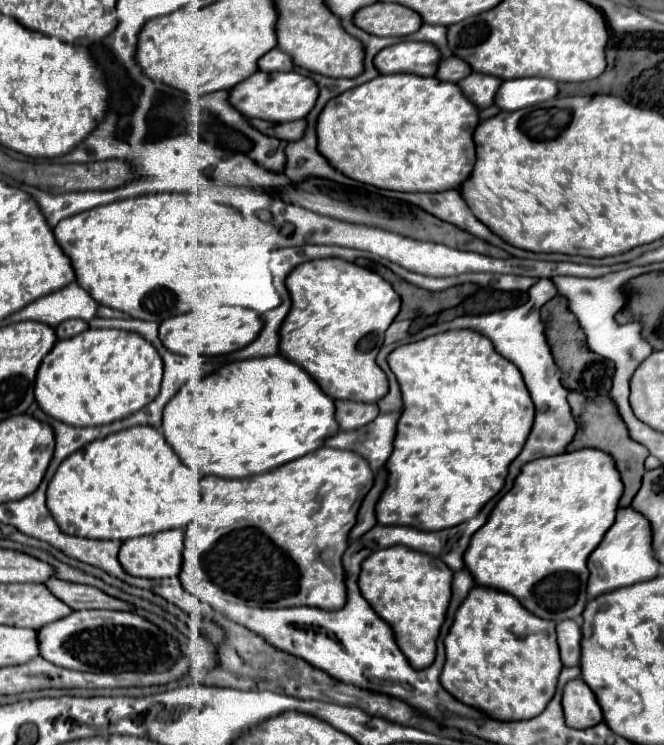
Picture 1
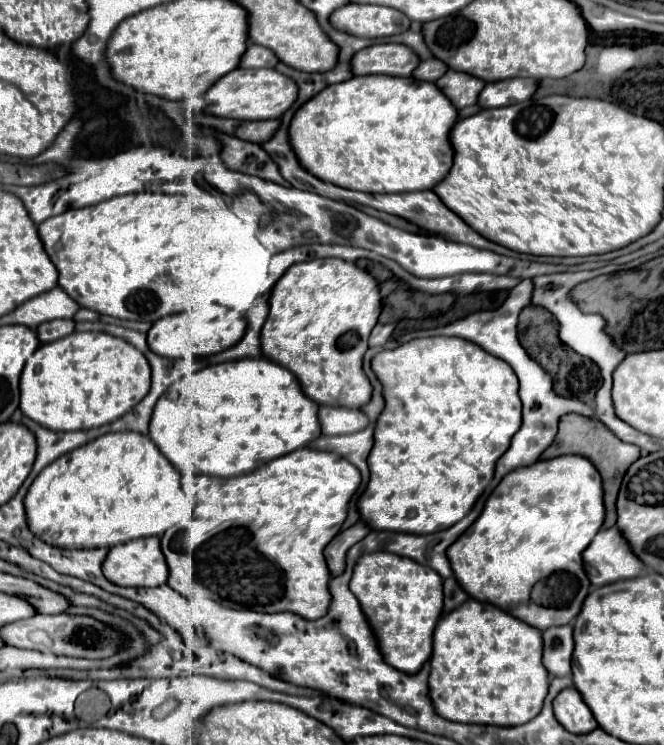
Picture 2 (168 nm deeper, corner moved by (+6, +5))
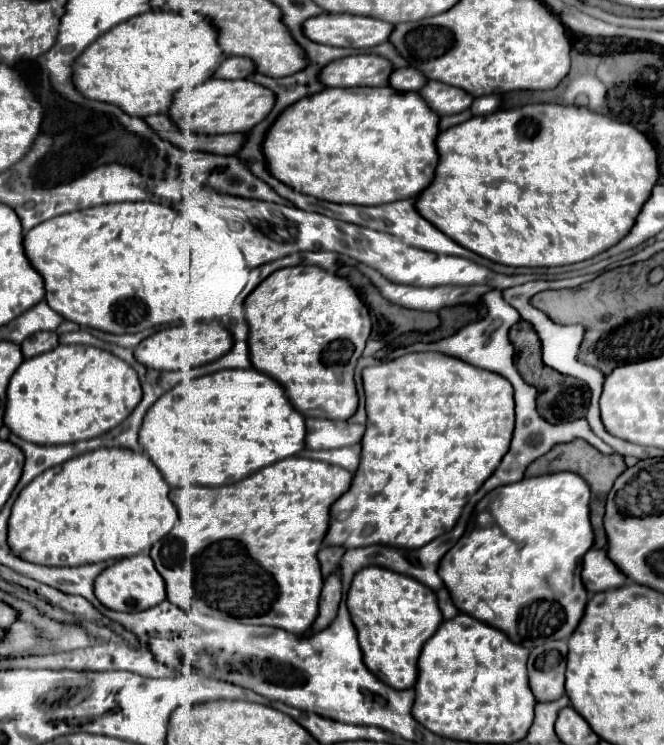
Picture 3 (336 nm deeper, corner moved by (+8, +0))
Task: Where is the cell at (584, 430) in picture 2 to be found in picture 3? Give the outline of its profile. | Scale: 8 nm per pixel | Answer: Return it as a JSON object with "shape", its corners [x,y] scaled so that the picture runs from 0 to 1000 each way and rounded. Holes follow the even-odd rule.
{"shape":[[[863,591],[854,596],[839,596],[827,609],[809,615],[803,623],[797,623],[797,628],[791,631],[791,642],[803,642],[803,639],[815,639],[815,636],[836,636],[836,634],[866,634],[872,636],[890,655],[890,703],[893,703],[893,714],[896,714],[896,736],[911,736],[911,711],[905,706],[905,695],[911,687],[911,668],[914,660],[920,658],[926,642],[932,636],[941,634],[941,620],[938,612],[920,609],[911,612],[902,604],[896,604],[893,599],[887,599],[881,591]]]}

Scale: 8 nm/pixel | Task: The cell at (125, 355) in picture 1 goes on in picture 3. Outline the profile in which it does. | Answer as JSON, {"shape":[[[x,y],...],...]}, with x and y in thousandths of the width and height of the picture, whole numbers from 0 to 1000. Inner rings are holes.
{"shape":[[[92,462],[77,472],[35,483],[17,505],[5,566],[23,585],[59,599],[110,596],[173,574],[209,537],[206,502],[182,481],[125,462]]]}

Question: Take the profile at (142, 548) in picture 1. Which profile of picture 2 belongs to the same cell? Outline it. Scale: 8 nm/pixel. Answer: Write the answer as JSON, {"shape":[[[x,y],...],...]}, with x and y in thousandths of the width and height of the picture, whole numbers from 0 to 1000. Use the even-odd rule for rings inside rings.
{"shape":[[[212,721],[203,726],[191,726],[185,732],[173,732],[164,737],[164,745],[155,756],[155,772],[188,788],[236,788],[252,780],[255,761],[248,753],[248,745],[242,740],[242,723],[239,721]]]}

